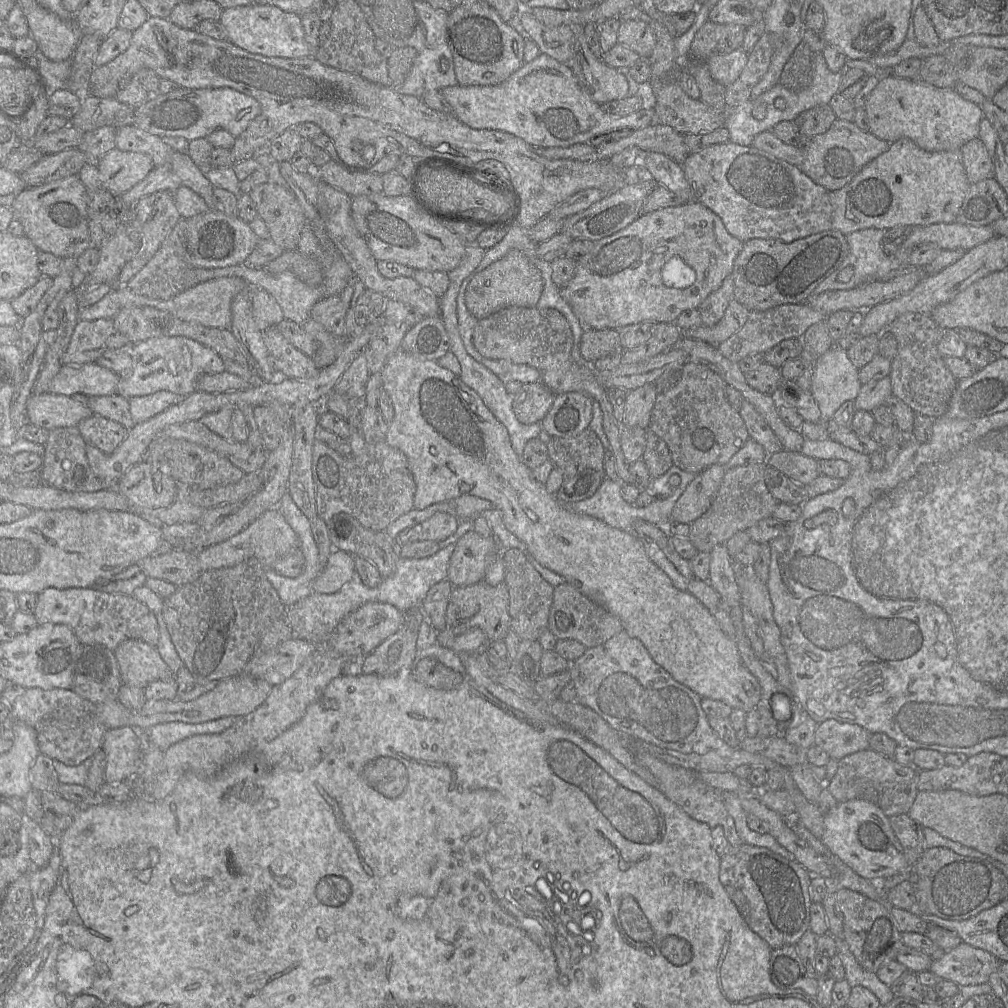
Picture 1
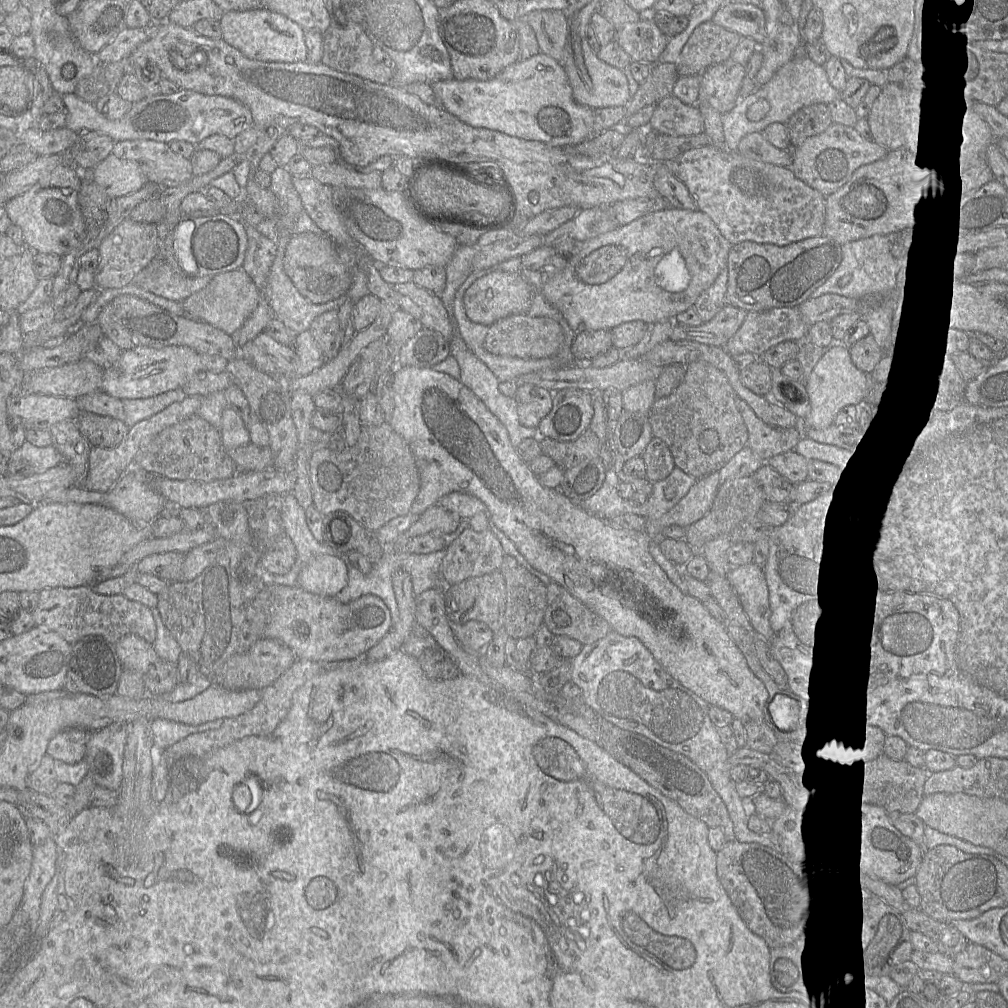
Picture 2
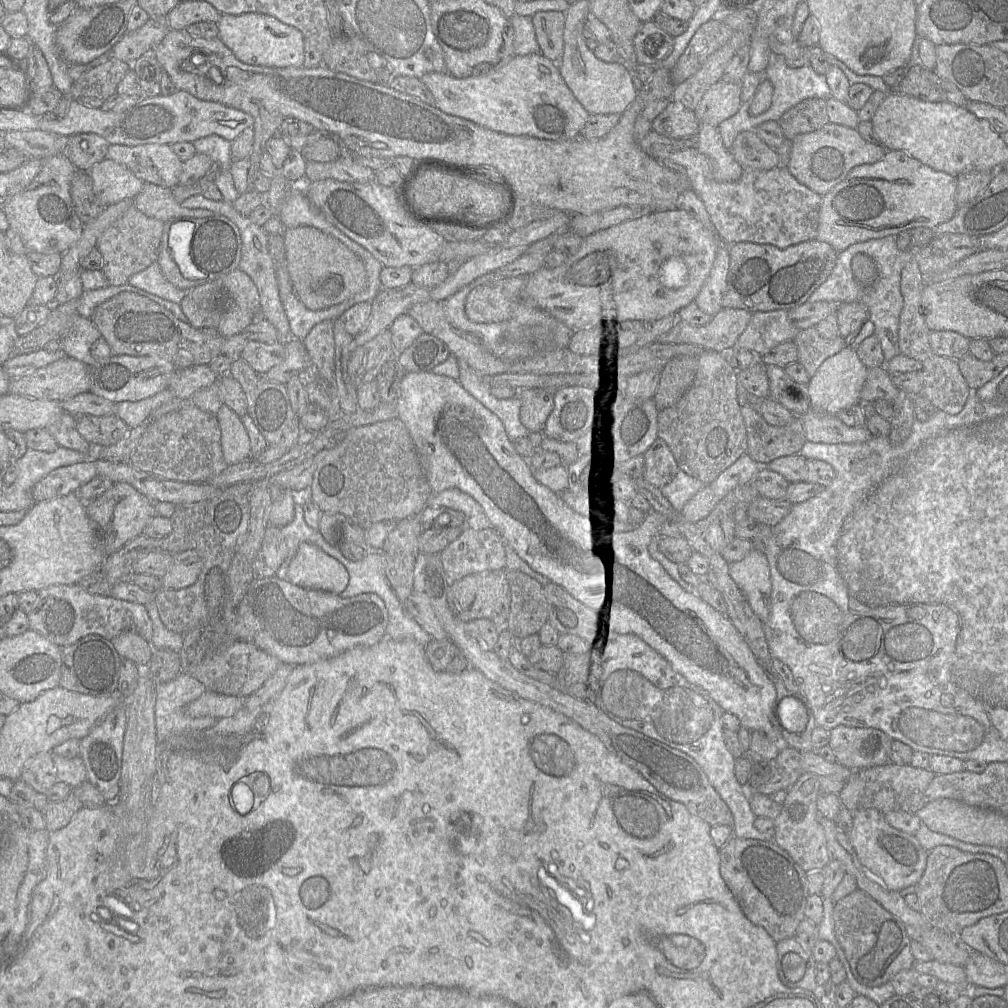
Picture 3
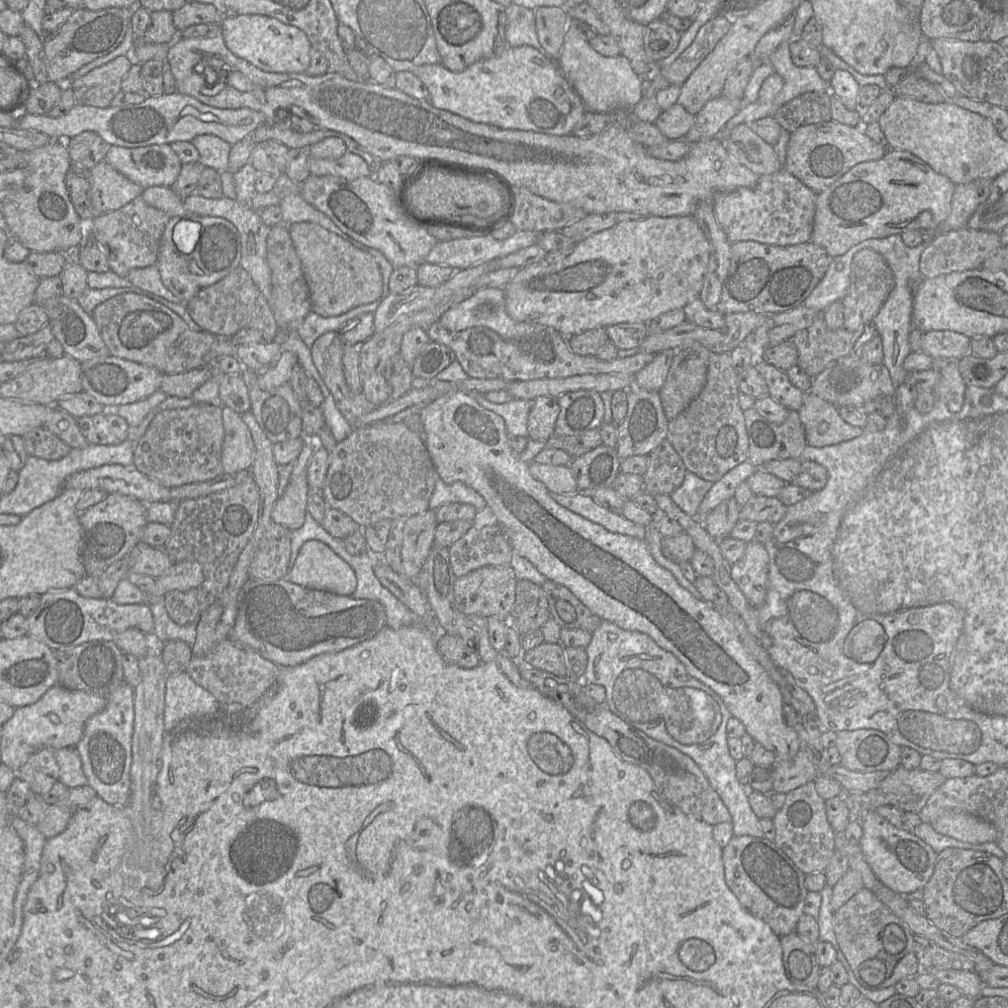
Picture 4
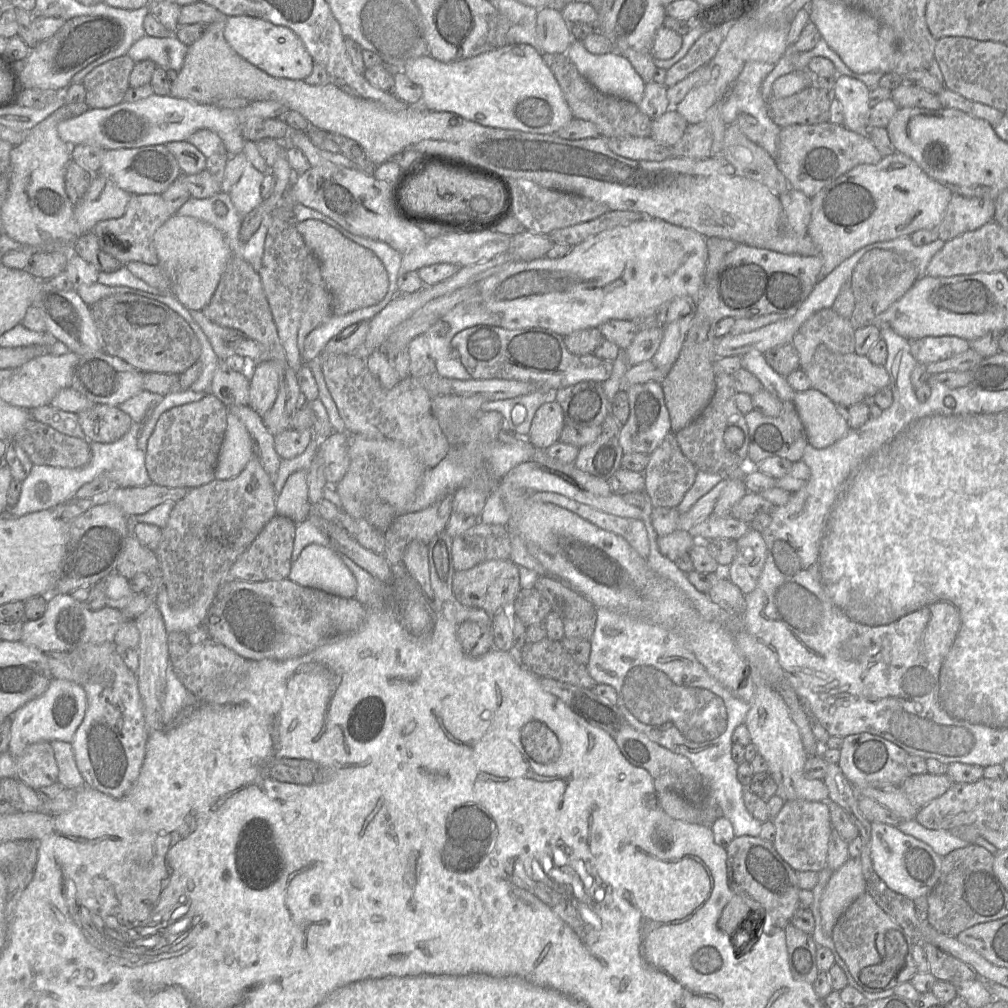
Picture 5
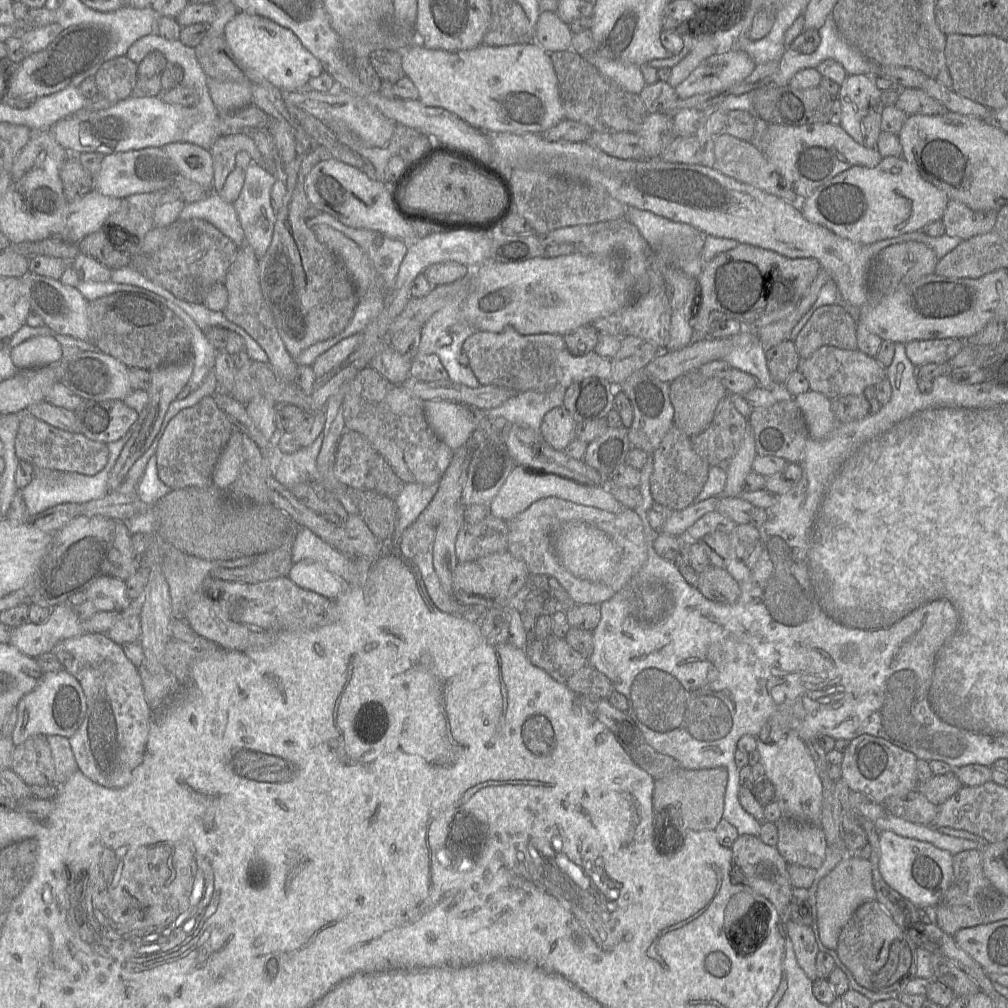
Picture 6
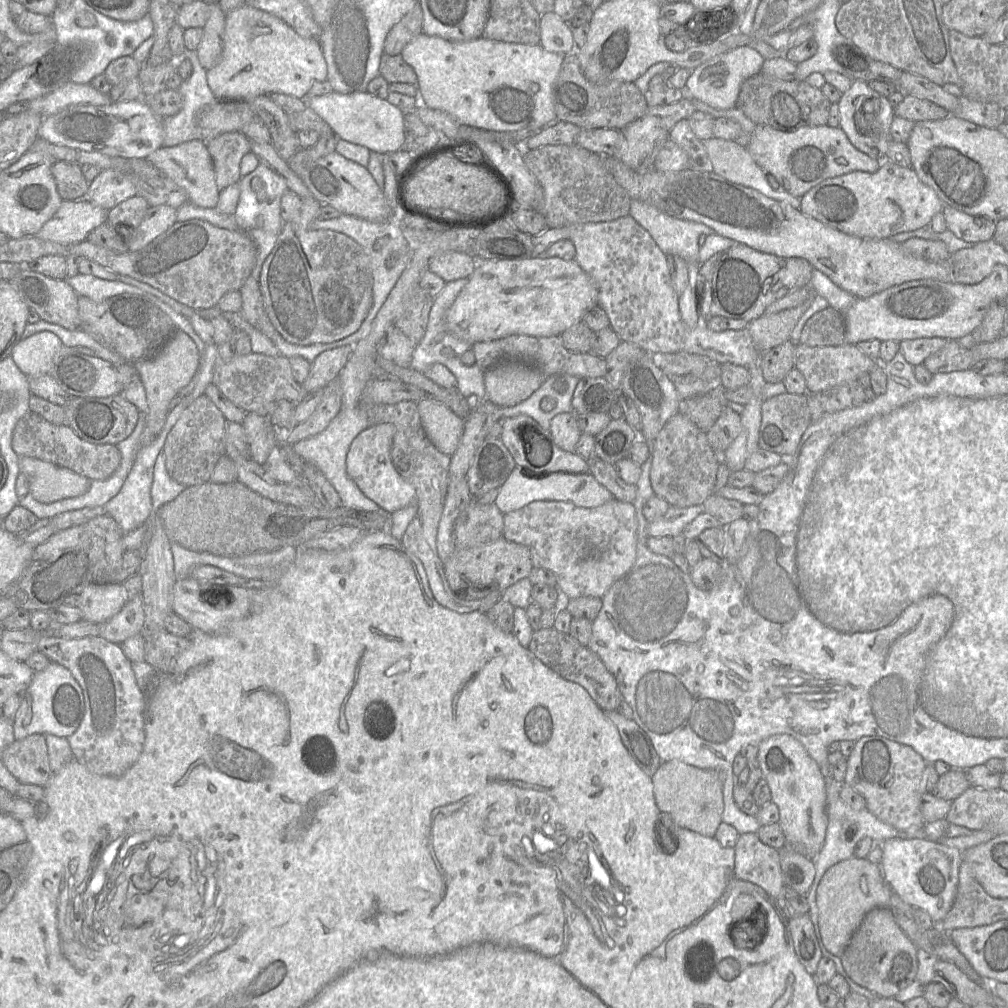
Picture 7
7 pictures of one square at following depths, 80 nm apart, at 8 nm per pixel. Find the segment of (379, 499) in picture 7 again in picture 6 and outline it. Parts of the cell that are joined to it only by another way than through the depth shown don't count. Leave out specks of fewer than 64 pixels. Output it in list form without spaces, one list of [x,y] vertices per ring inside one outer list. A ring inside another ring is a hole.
[[[345,430],[337,444],[333,473],[338,481],[347,486],[364,488],[368,473],[368,461],[377,452],[360,433]]]

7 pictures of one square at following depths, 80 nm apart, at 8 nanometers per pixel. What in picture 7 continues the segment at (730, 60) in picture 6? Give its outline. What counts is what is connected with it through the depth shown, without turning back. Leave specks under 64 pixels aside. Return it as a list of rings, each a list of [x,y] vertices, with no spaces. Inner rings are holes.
[[[737,47],[697,66],[687,79],[685,87],[680,90],[685,90],[692,98],[713,108],[720,110],[734,108],[741,85],[749,77],[761,72],[764,60],[752,47]]]

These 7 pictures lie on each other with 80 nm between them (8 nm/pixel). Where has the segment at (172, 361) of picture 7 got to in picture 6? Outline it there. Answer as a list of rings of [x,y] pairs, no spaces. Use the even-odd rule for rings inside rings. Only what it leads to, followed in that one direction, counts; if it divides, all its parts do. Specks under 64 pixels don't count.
[[[189,353],[183,360],[181,360],[178,363],[166,365],[163,367],[160,367],[158,369],[151,370],[150,373],[150,384],[147,388],[148,393],[148,402],[146,407],[143,409],[143,411],[140,413],[138,420],[133,424],[133,426],[129,429],[129,431],[126,434],[131,435],[133,432],[130,440],[126,443],[124,448],[121,451],[121,454],[119,455],[118,459],[116,460],[114,466],[112,467],[109,478],[108,478],[108,489],[109,491],[114,491],[119,488],[123,480],[125,479],[127,473],[129,473],[132,466],[135,464],[135,462],[149,449],[149,447],[152,445],[152,443],[155,441],[155,439],[158,437],[161,429],[162,424],[165,418],[165,415],[167,413],[167,410],[169,408],[169,405],[172,401],[174,401],[177,397],[177,395],[182,391],[182,389],[188,384],[194,370],[194,363],[195,359],[191,353]]]

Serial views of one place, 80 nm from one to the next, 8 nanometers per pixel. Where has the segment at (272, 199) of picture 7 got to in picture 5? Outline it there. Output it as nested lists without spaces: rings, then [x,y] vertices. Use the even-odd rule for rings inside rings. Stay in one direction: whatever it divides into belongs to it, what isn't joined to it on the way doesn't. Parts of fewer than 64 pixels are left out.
[[[248,162],[238,182],[229,189],[229,196],[242,217],[262,203],[260,189],[264,176]]]

